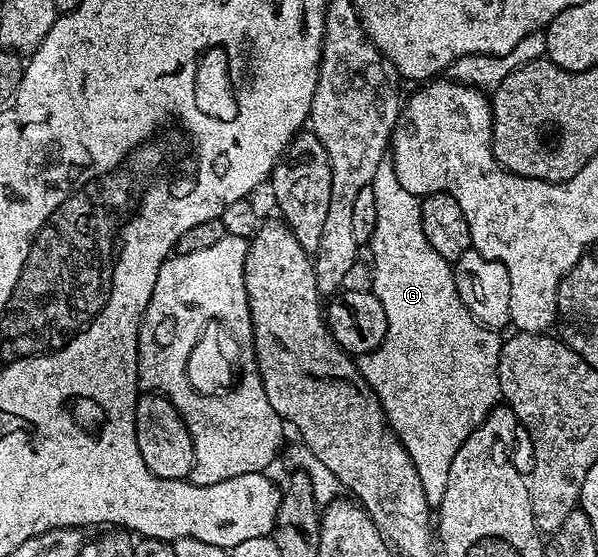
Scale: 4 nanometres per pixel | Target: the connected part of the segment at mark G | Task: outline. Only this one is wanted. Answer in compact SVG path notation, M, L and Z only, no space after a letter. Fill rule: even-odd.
M384 158L380 161L380 165L376 165L376 177L372 177L369 186L372 189L372 194L376 197L376 229L368 244L370 253L374 258L373 293L380 301L380 305L384 305L384 317L388 321L388 329L381 345L371 351L370 354L363 355L357 360L358 371L364 377L364 381L368 381L368 385L376 393L376 397L386 414L386 421L390 424L394 434L406 446L406 452L410 454L416 473L420 477L420 485L424 485L426 500L432 505L437 505L444 497L449 465L452 463L453 457L456 456L456 451L460 449L460 445L463 445L464 441L468 440L469 435L485 421L490 411L497 407L502 399L497 363L504 339L497 330L484 327L481 323L478 323L476 317L472 317L472 313L468 313L464 301L460 301L460 293L456 293L456 281L454 280L451 260L440 257L440 253L436 253L436 249L432 249L432 245L428 245L428 237L424 237L424 229L422 228L422 199L417 195L408 193L408 189L404 189L404 185L400 185L400 181L394 172L393 158Z

